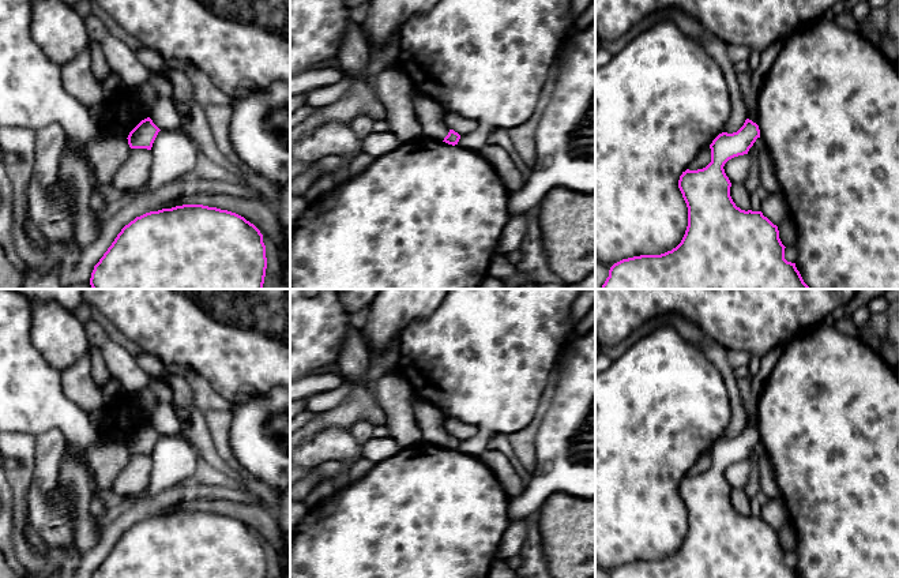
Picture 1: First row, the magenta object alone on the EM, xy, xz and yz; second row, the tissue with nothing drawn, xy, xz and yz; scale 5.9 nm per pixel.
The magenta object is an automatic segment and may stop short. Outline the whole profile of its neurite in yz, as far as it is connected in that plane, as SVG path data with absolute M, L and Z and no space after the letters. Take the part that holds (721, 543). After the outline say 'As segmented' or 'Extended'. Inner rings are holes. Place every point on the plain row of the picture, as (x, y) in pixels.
M749 424L737 438L719 439L710 450L711 468L680 481L678 493L688 513L688 532L681 548L661 560L622 564L609 578L800 578L795 568L785 564L786 552L778 532L761 517L741 515L730 502L731 488L723 472L729 465L748 459L757 443L759 431Z. As segmented

